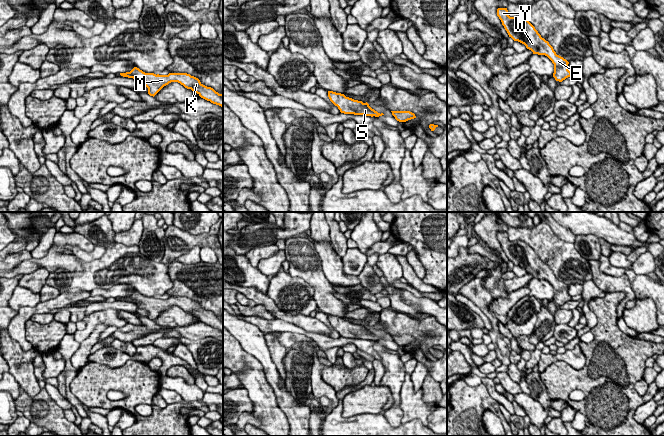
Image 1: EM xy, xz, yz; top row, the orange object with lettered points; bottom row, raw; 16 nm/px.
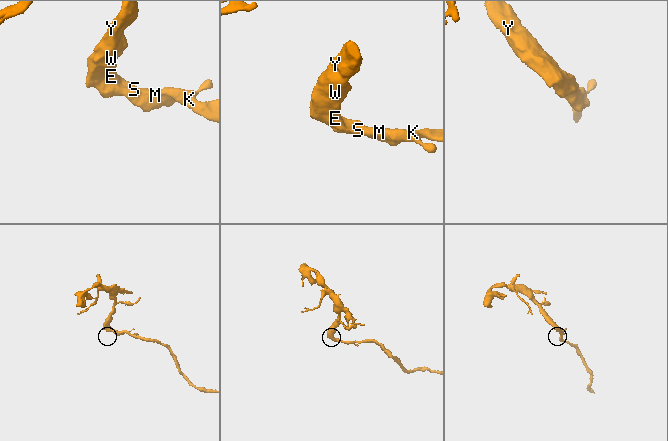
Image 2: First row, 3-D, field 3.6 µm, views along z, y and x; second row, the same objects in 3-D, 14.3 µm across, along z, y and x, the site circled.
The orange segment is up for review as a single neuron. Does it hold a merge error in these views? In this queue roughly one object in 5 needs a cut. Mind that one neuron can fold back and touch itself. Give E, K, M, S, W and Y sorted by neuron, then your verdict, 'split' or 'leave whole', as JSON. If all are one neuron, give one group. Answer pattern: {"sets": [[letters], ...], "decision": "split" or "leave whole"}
{"sets": [["E", "K", "M", "S", "W", "Y"]], "decision": "leave whole"}

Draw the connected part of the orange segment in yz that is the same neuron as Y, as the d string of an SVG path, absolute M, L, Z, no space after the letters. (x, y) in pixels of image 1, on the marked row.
M498 8L497 16L509 37L524 44L533 54L545 55L552 61L554 64L553 77L556 81L562 82L572 76L572 73L568 70L569 62L556 54L549 42L541 37L528 20L521 16L510 17L507 8Z

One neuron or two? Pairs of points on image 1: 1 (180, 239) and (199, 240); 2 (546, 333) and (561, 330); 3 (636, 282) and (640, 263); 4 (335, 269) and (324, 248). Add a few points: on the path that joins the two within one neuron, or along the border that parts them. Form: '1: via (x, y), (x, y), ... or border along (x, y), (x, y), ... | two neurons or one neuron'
1: via (185, 240), (194, 240) | one neuron
2: border along (556, 325), (553, 334) | two neurons
3: border along (630, 268), (638, 274), (646, 275) | two neurons
4: via (332, 264), (327, 253) | one neuron

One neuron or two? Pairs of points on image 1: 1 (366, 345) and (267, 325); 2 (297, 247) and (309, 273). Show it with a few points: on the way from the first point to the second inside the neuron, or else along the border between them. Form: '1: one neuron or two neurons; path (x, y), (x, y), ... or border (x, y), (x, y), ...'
1: one neuron; path (341, 341), (323, 342), (313, 335), (292, 328)
2: one neuron; path (300, 253), (308, 267)

